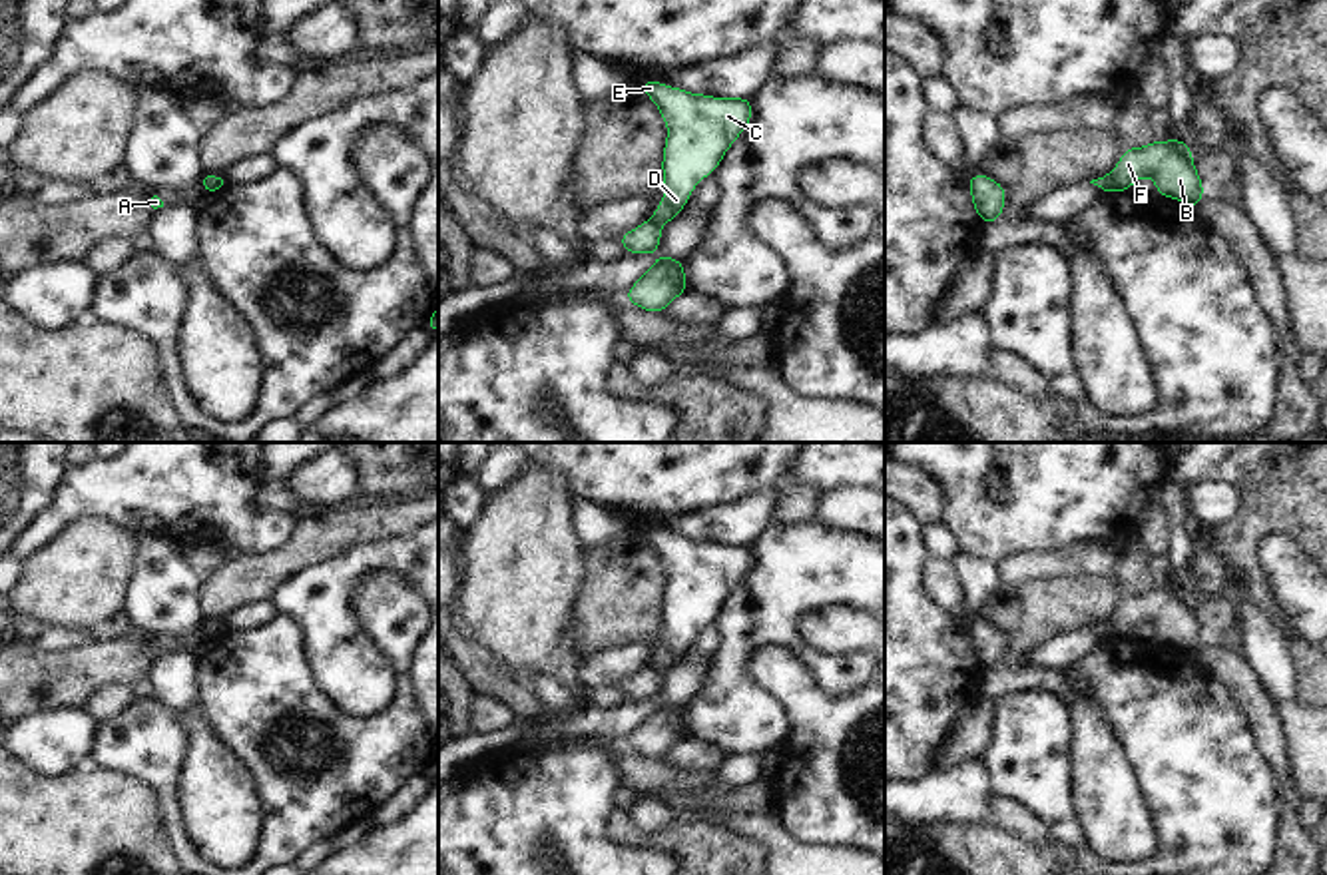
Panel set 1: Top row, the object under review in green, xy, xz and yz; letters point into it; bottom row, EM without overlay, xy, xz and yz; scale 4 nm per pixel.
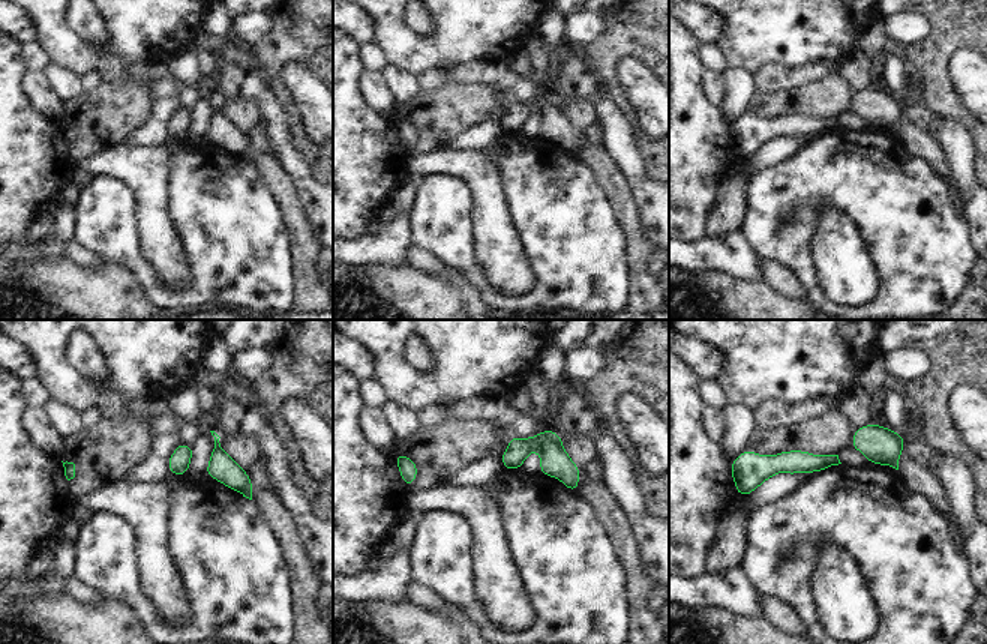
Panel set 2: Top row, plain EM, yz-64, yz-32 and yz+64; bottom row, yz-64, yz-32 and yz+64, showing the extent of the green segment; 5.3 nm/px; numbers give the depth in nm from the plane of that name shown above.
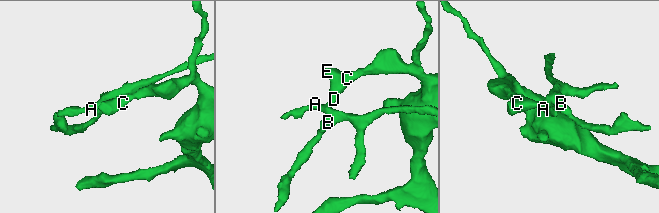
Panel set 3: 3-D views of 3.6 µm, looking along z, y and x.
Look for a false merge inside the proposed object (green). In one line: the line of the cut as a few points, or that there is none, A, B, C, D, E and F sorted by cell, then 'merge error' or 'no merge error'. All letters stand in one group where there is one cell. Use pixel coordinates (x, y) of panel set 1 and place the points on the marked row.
cut yz (1106, 176), (1114, 192); groups A B F / C D E; merge error

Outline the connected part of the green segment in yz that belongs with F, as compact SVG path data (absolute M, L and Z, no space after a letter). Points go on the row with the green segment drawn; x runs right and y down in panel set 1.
M1184 140L1126 147L1108 173L1114 193L1132 191L1132 183L1146 175L1154 179L1160 197L1178 199L1197 211L1205 187L1194 165L1194 151Z

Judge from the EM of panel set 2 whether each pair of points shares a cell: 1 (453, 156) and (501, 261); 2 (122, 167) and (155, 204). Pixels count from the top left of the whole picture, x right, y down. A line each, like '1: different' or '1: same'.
1: same
2: same

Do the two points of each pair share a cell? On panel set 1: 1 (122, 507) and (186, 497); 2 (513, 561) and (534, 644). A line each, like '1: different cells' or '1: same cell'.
1: same cell
2: same cell

